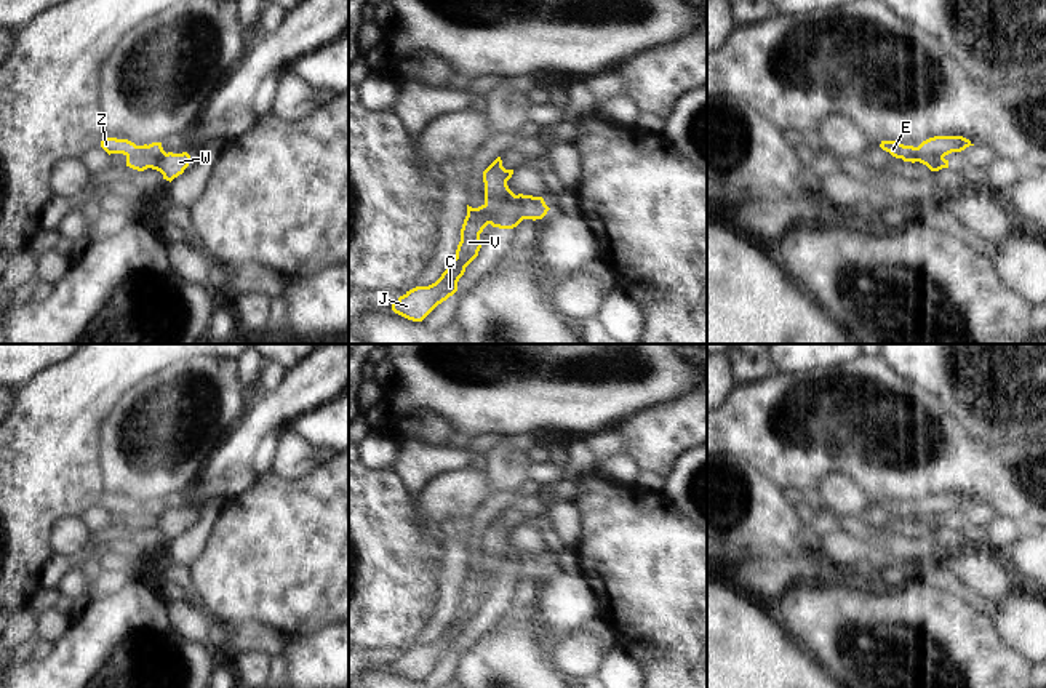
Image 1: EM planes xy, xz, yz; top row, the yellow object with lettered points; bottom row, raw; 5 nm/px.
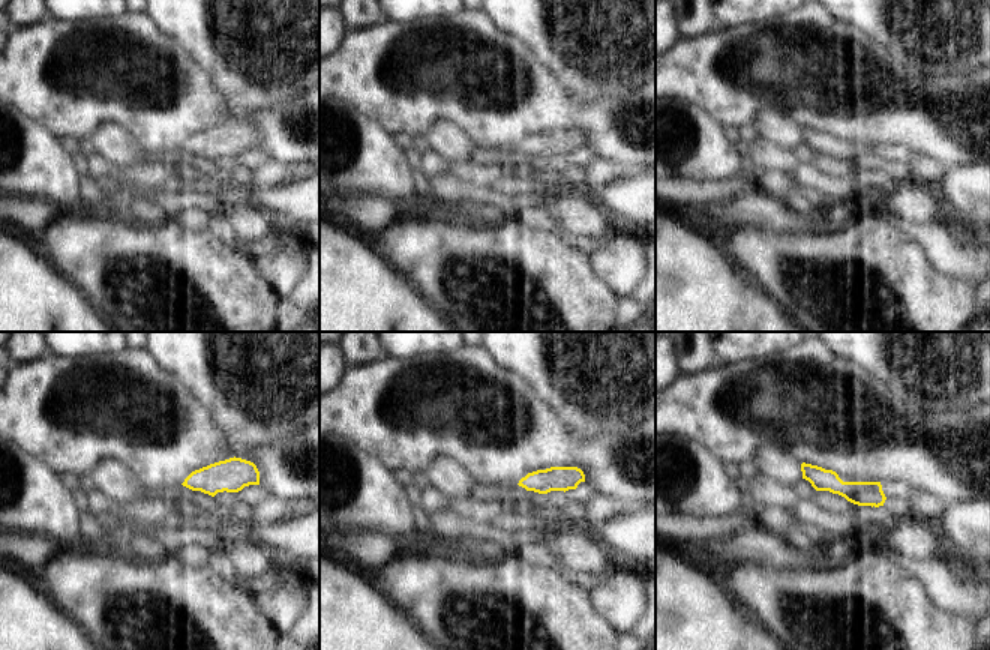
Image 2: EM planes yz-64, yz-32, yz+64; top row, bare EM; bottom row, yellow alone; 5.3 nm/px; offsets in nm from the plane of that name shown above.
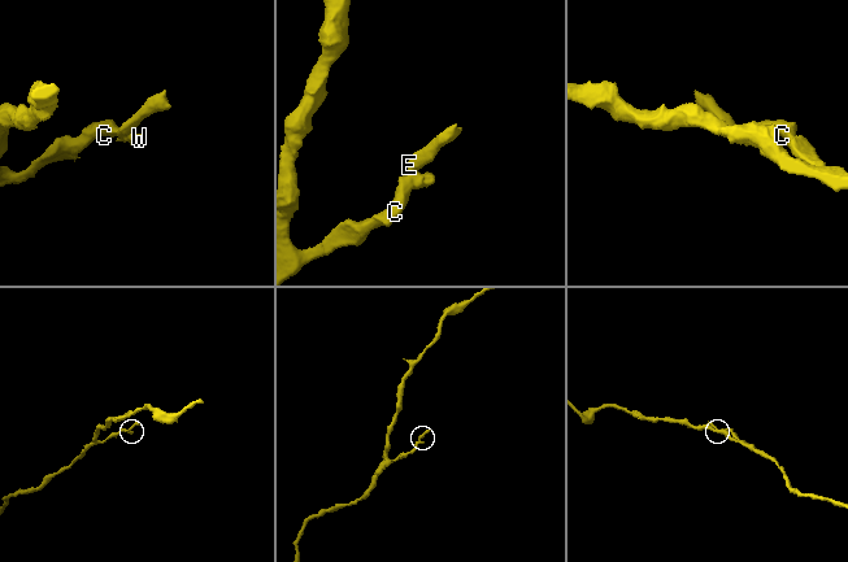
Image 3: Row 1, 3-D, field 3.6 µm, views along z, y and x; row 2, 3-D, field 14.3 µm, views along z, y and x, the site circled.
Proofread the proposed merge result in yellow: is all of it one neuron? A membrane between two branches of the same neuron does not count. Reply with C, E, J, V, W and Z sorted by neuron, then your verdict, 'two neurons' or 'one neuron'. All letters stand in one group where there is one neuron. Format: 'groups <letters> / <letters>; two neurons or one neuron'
groups C E J V W Z; one neuron

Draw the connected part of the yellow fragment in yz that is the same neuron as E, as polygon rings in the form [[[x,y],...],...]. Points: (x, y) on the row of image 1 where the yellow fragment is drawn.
[[[934,136],[923,141],[918,147],[904,146],[897,141],[881,141],[880,144],[880,147],[889,152],[892,157],[912,163],[920,162],[931,171],[948,168],[948,160],[944,157],[952,152],[961,152],[969,146],[974,144],[963,136]]]

